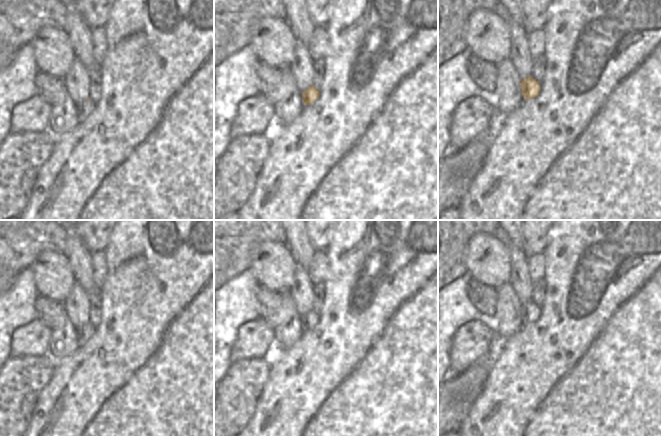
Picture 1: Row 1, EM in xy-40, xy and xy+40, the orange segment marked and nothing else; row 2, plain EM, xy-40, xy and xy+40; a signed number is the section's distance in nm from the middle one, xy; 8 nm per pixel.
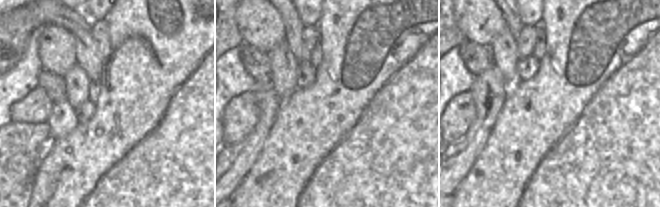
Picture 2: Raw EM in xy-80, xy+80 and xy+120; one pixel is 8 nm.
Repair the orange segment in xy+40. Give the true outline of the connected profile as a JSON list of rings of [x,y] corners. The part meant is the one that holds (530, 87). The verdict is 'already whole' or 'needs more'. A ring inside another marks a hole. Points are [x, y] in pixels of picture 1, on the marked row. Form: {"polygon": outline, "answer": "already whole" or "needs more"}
{"polygon": [[[527,77],[520,82],[524,99],[533,99],[540,94],[540,83],[533,77]]], "answer": "already whole"}

